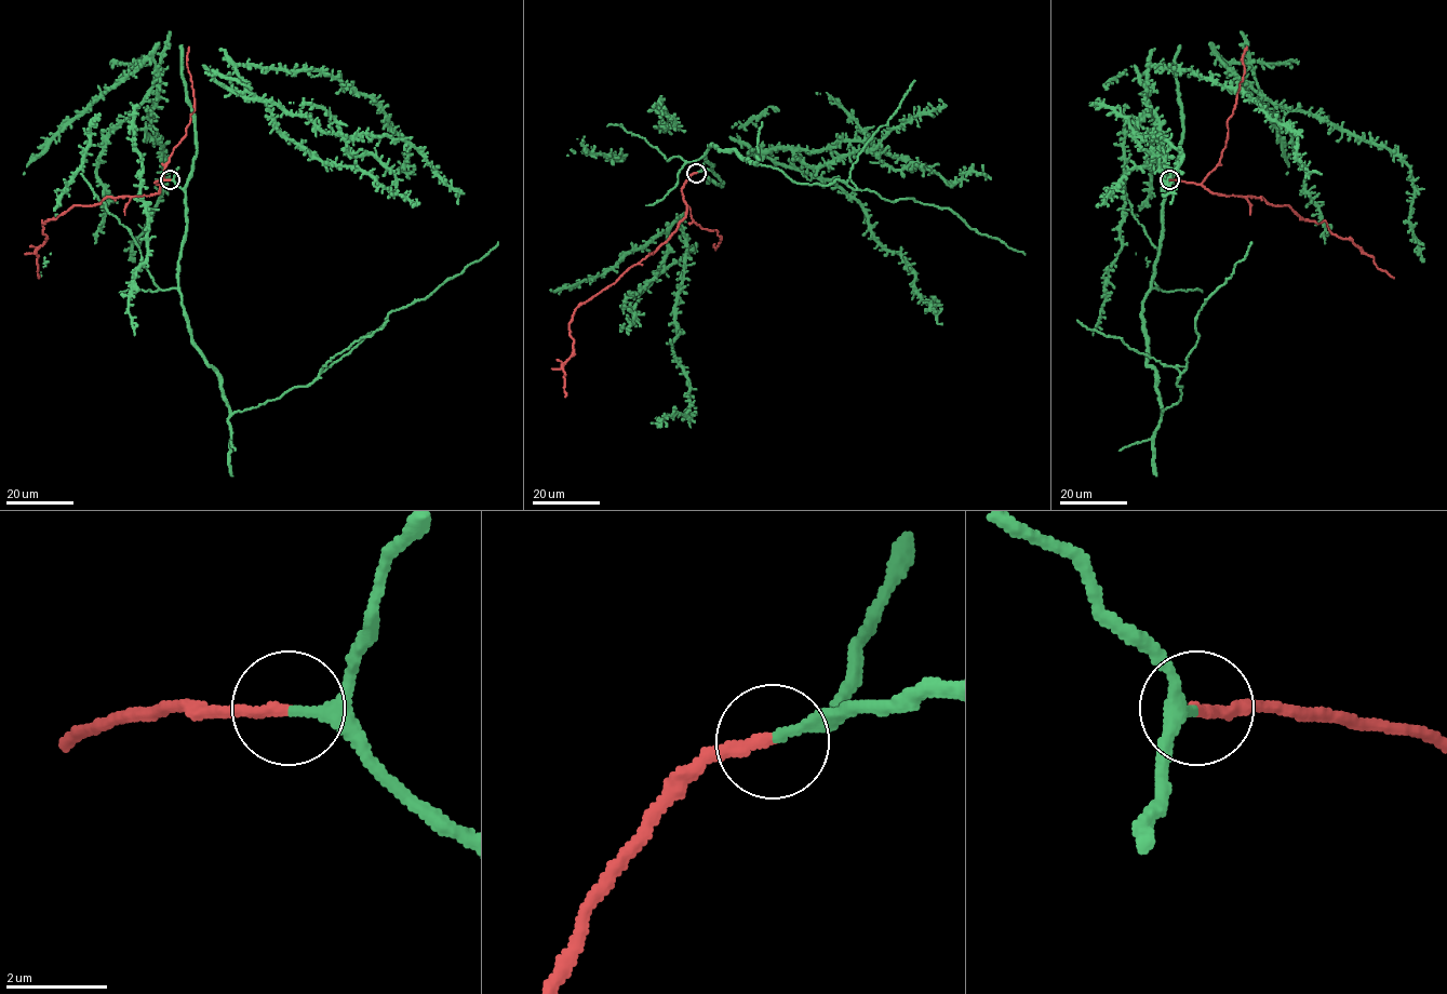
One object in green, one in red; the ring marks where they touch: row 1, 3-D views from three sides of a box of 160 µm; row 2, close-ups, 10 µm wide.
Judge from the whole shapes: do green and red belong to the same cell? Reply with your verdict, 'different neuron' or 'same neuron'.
same neuron

